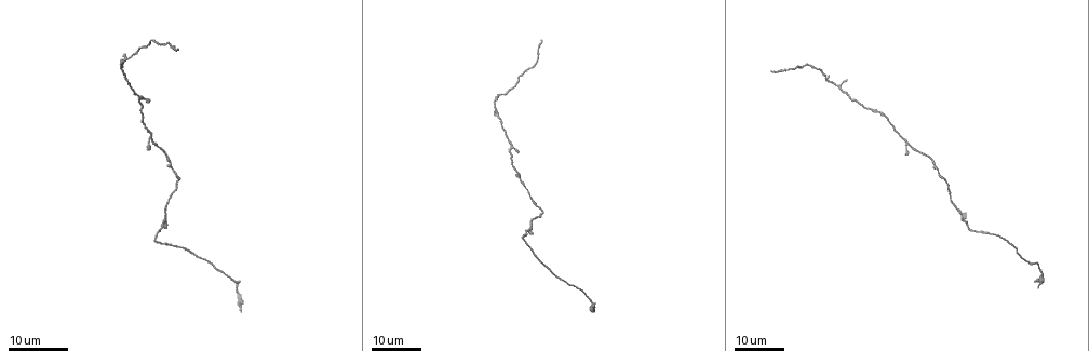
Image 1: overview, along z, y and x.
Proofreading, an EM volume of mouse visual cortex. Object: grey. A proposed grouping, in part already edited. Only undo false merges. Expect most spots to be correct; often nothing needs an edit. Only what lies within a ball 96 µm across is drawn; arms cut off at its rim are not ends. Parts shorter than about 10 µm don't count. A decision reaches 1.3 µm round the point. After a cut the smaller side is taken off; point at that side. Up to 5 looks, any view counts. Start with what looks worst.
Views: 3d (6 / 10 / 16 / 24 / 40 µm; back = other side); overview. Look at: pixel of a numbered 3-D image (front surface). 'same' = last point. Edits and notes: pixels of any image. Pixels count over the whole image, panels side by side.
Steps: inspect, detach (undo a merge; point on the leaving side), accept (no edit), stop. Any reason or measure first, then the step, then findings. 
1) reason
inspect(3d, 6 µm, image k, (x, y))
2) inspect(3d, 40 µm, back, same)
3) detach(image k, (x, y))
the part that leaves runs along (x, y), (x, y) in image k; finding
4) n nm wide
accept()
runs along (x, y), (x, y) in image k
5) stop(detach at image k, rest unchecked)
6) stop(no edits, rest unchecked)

three arms meet
inspect(3d, 16 µm, image 1, (153, 139))

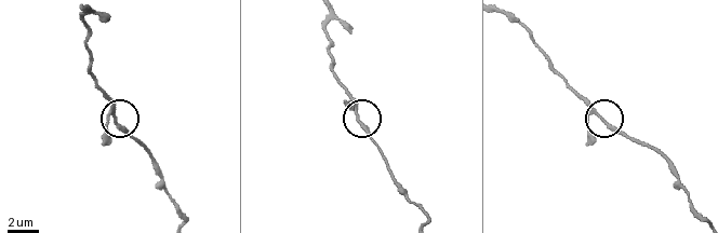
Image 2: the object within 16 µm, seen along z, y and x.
closer look
inspect(3d, 10 µm, image 2, (602, 116))

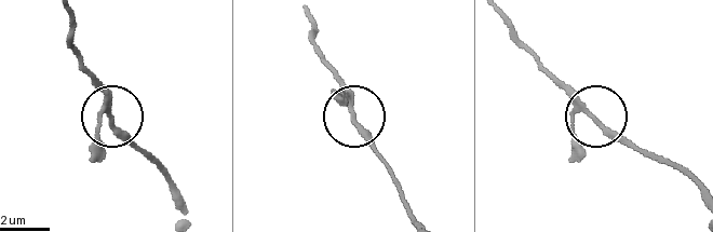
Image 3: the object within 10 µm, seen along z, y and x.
accept()
runs along (696, 186), (617, 138), (551, 72) in image 3; all the same neuron

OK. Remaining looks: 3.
three arms meet
inspect(3d, 24 µm, image 1, (128, 56))

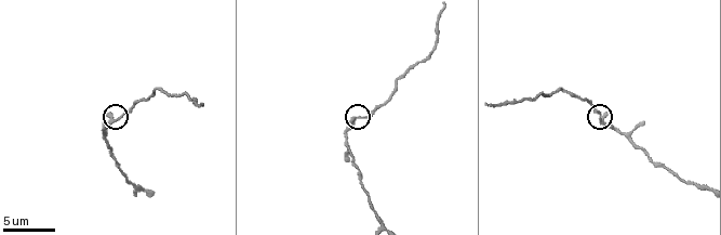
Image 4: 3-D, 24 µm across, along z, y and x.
inspect(3d, 10 µm, image 4, (361, 118))

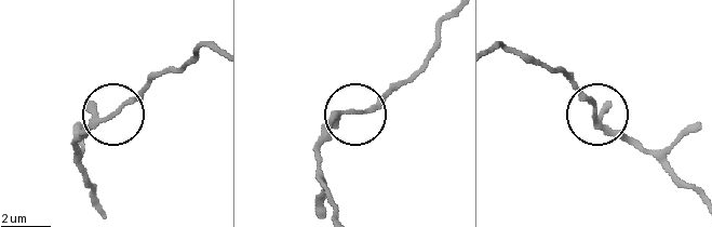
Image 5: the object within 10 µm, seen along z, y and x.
accept()
runs along (336, 212), (320, 169), (322, 138), (392, 84) in image 5; one neuron here

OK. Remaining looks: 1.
three-way junction
inspect(3d, 6 µm, image 4, (134, 191))

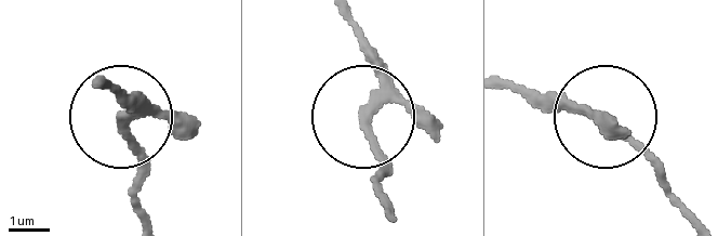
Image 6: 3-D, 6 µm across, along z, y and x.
180 nm wide
accept()
runs along (143, 212), (125, 123), (136, 109), (119, 92) in image 6; all the same neuron

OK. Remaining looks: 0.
stop(no edits, rest unchecked)

